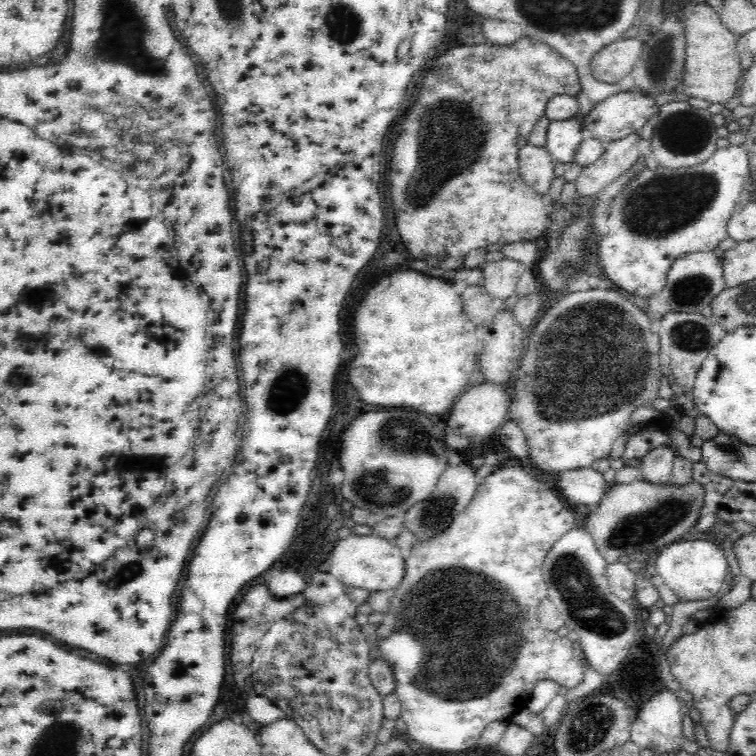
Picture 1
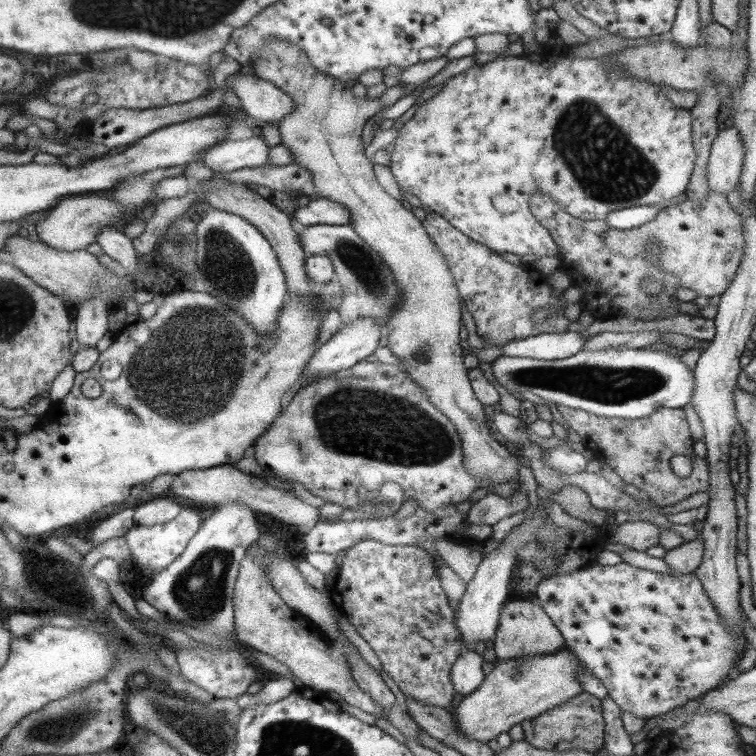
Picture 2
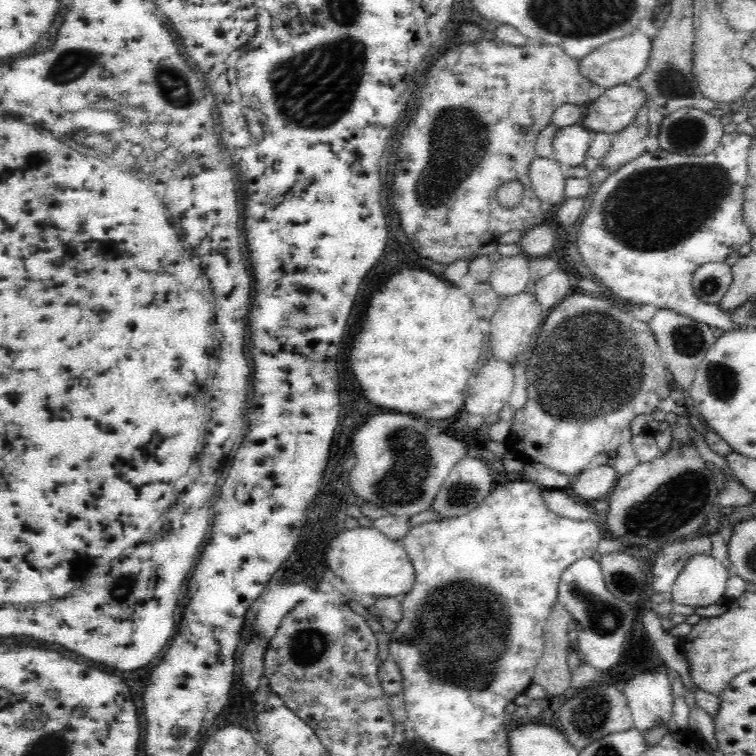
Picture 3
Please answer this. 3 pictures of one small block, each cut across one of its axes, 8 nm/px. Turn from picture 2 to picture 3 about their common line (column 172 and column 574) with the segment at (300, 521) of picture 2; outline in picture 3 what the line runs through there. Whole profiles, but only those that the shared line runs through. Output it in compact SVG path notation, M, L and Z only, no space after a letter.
M591 466L580 472L572 482L570 490L586 500L598 500L598 498L607 498L610 490L618 480L619 475L612 466Z

